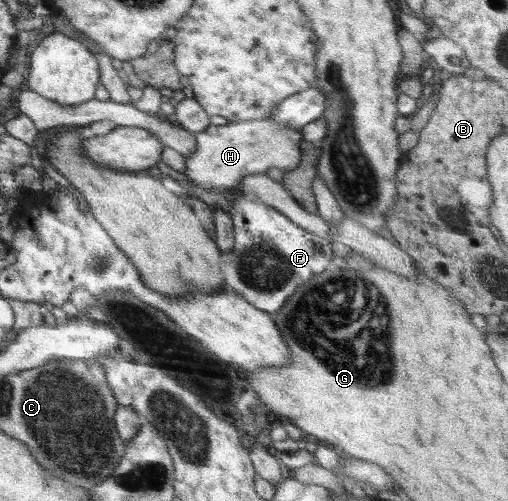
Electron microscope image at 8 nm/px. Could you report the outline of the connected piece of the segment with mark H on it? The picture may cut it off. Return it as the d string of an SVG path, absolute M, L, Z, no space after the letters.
M263 118L263 119L233 121L224 126L221 125L216 126L210 124L203 131L195 133L195 139L196 139L197 148L195 148L195 151L191 152L189 156L185 157L185 171L182 173L188 176L188 180L190 180L192 184L195 184L196 188L200 188L200 190L205 189L206 192L222 193L230 196L230 189L234 188L234 186L239 184L242 178L244 177L250 175L257 175L258 173L266 173L267 170L270 170L270 168L280 168L284 172L291 171L294 170L301 161L301 148L299 146L301 145L302 138L301 138L300 130L296 130L294 127L286 128L283 124L280 124L278 121L275 121L274 119Z

